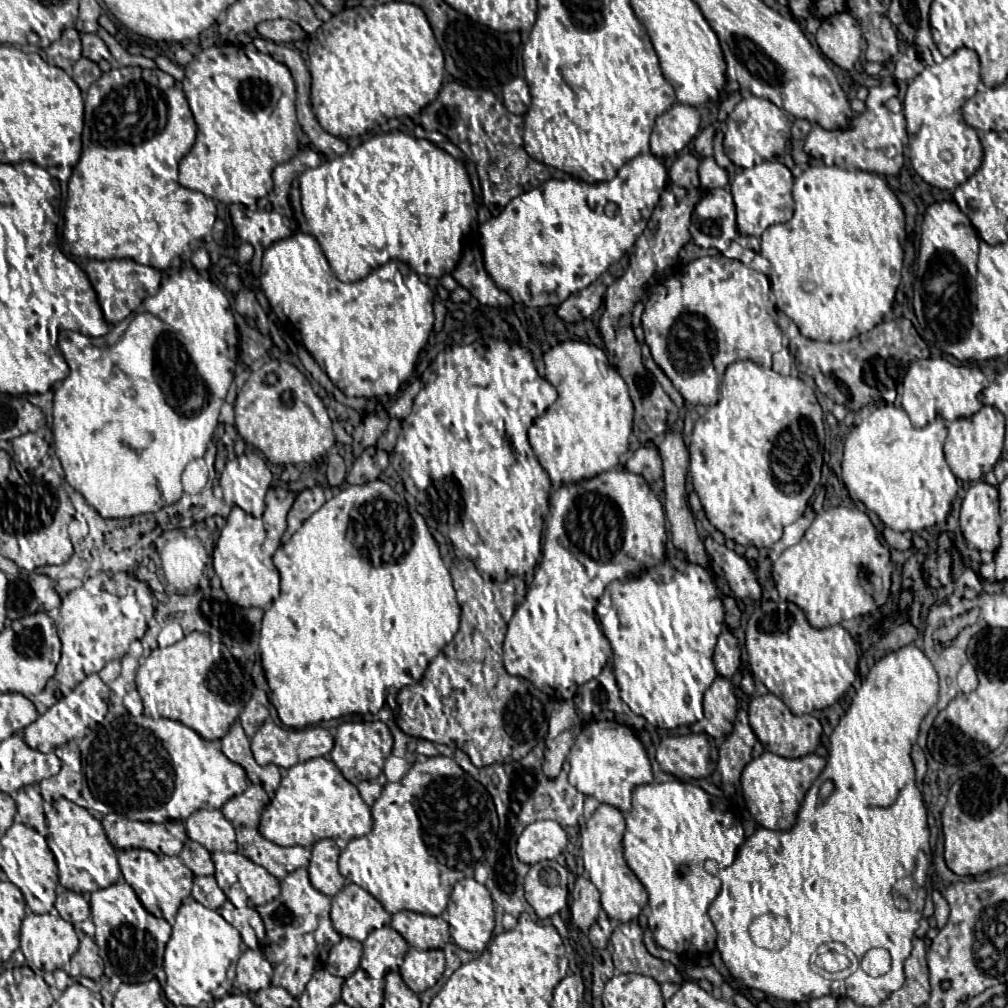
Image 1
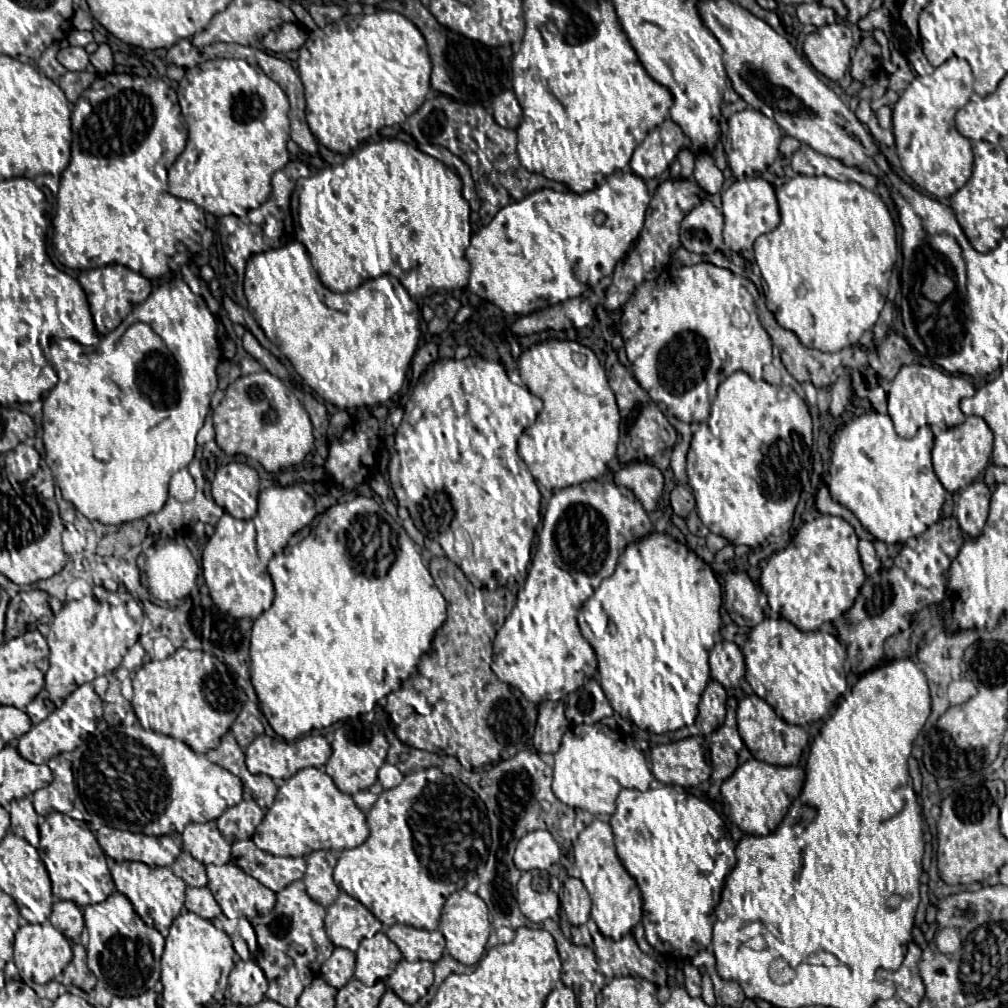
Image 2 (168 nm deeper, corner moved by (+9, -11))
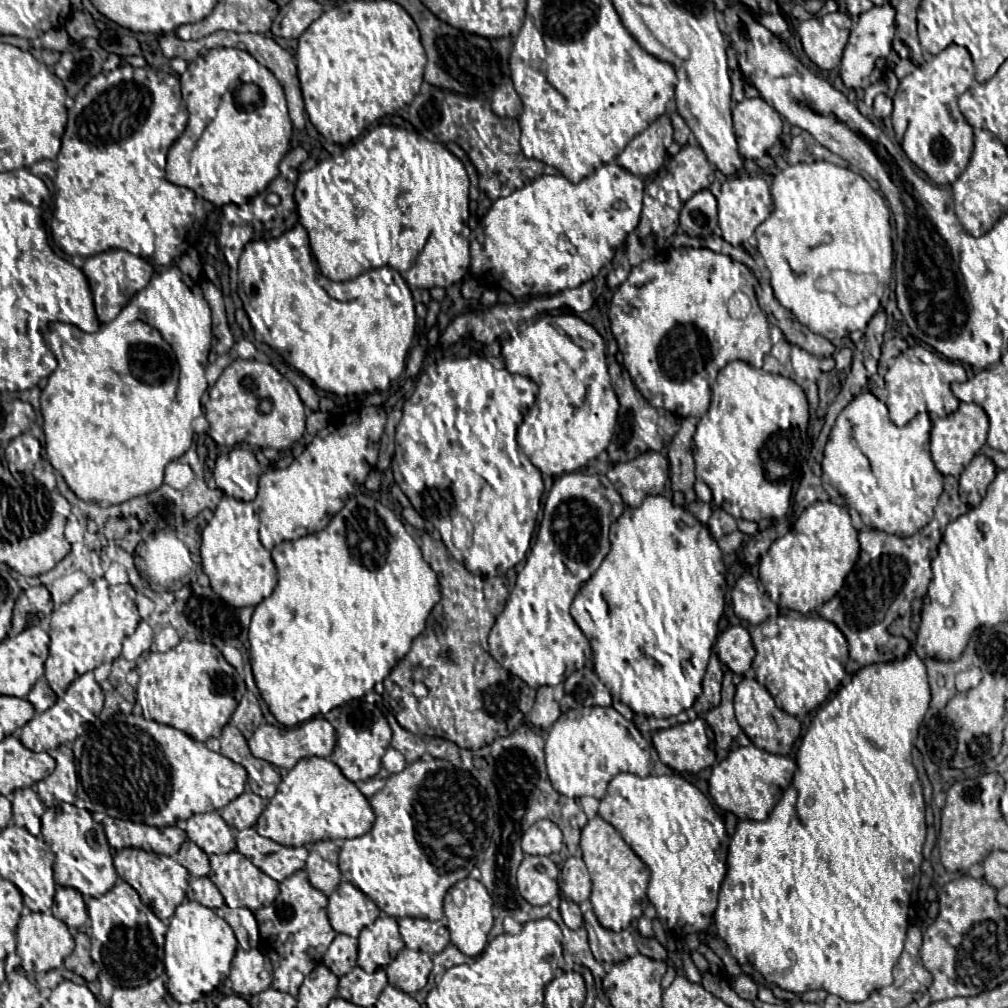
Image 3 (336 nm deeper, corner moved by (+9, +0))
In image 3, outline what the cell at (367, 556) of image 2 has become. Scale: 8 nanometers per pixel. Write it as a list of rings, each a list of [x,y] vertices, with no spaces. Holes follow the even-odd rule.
[[[363,493],[353,495],[323,531],[295,539],[295,541],[283,541],[281,545],[275,545],[273,547],[273,561],[275,561],[277,571],[279,571],[279,583],[277,583],[275,591],[271,593],[271,597],[263,599],[253,611],[248,627],[248,642],[251,645],[249,647],[249,661],[253,667],[255,683],[257,683],[263,701],[269,705],[269,711],[275,715],[275,719],[279,723],[283,723],[285,727],[293,727],[293,725],[309,721],[317,715],[325,715],[333,707],[339,707],[351,699],[359,699],[359,697],[367,695],[369,691],[373,691],[373,685],[383,681],[389,675],[389,671],[395,667],[395,663],[405,657],[405,653],[411,647],[411,641],[425,629],[425,621],[427,621],[433,605],[441,599],[437,575],[423,561],[419,545],[405,531],[403,523],[393,515],[393,511],[389,511],[389,517],[385,517],[385,515],[381,517],[377,501],[363,495]]]

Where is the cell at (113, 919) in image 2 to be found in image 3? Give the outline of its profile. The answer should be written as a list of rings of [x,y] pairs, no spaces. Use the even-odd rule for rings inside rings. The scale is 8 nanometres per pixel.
[[[123,879],[99,899],[87,899],[91,917],[91,959],[105,971],[115,987],[139,987],[163,973],[163,943],[167,925],[143,905],[137,891]]]

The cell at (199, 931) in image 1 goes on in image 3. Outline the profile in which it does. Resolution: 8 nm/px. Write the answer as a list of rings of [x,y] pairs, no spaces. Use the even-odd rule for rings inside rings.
[[[183,901],[171,917],[165,936],[163,964],[167,991],[180,1004],[199,1001],[205,993],[216,990],[229,975],[235,949],[237,939],[225,919],[217,917],[213,909],[197,901]]]

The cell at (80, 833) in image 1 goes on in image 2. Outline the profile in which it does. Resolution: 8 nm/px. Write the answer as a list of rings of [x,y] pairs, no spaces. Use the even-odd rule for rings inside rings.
[[[51,812],[39,824],[39,834],[37,850],[47,868],[53,896],[59,900],[71,900],[77,906],[89,906],[103,902],[115,890],[107,868],[107,856],[85,822],[73,820],[61,812]]]

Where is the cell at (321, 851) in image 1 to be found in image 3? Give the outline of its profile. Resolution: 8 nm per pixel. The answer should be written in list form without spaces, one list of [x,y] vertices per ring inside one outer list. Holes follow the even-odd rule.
[[[317,841],[309,847],[309,857],[307,857],[307,867],[309,883],[319,889],[325,895],[331,895],[339,881],[341,881],[341,871],[339,871],[339,847],[333,841]]]

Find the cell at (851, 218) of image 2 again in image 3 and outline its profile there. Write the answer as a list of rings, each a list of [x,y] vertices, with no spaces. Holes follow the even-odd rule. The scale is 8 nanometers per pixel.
[[[827,161],[797,163],[773,177],[773,211],[755,229],[777,301],[825,339],[861,331],[875,315],[891,278],[889,207],[859,173]]]

